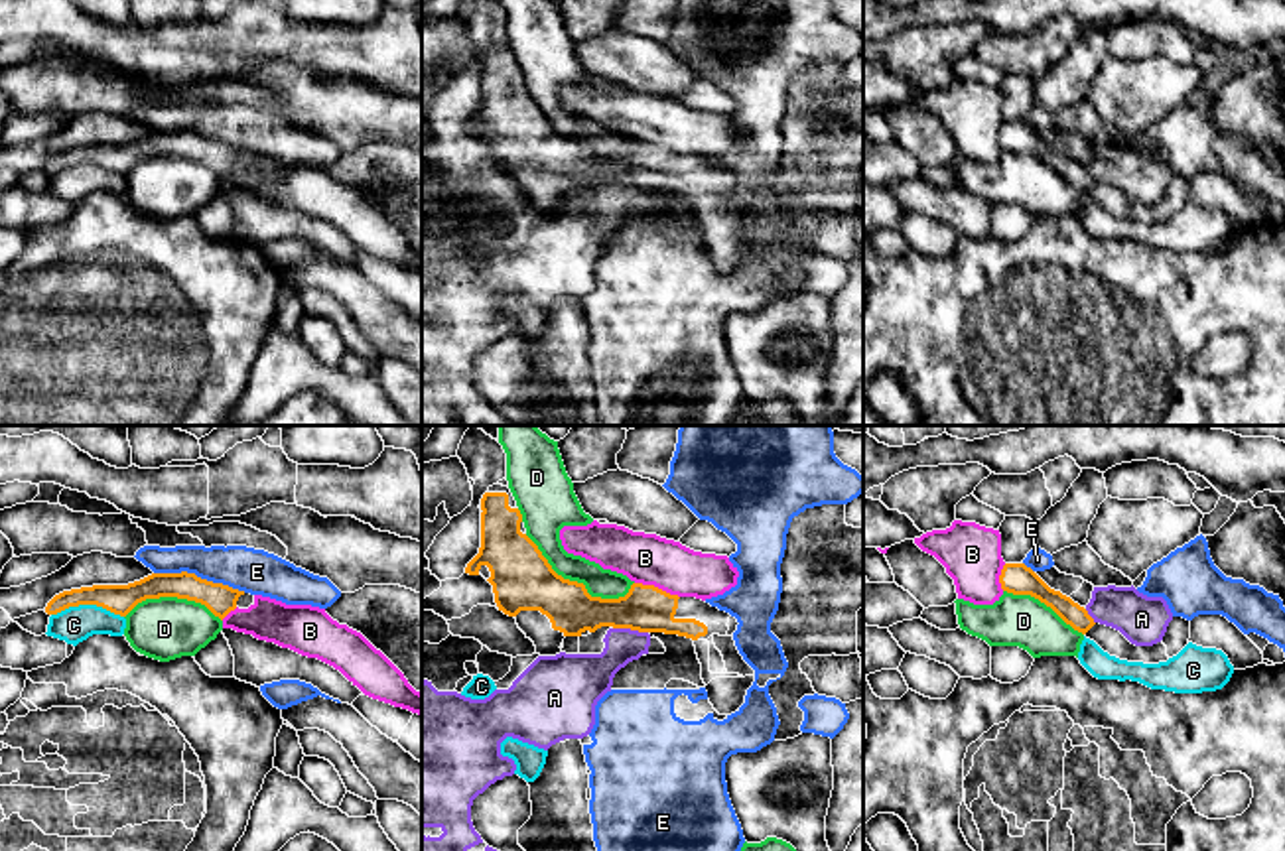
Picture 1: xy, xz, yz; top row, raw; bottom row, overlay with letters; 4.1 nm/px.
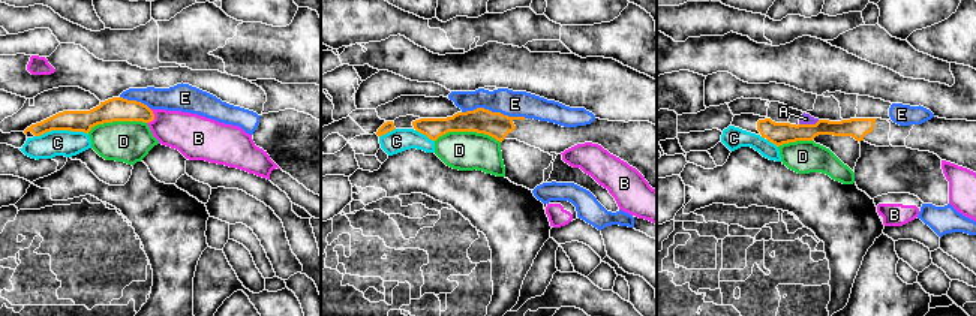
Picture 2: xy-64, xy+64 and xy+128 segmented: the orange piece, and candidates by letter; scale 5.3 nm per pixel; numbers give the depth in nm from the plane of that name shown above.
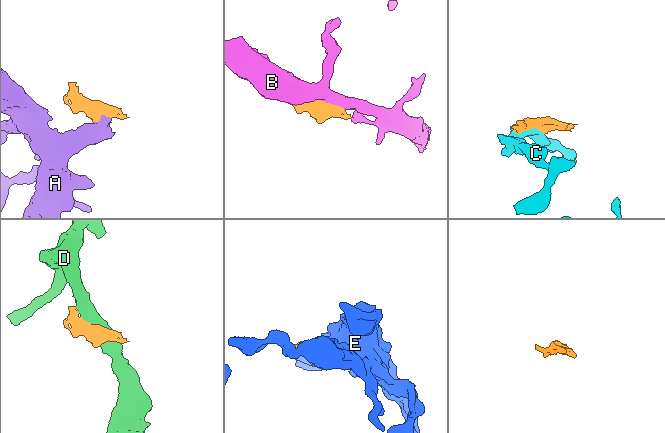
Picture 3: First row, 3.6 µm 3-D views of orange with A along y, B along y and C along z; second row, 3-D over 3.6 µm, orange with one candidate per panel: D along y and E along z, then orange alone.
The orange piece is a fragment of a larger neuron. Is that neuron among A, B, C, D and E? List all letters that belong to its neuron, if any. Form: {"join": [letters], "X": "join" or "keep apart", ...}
{"join": [], "A": "keep apart", "B": "keep apart", "C": "keep apart", "D": "keep apart", "E": "keep apart"}

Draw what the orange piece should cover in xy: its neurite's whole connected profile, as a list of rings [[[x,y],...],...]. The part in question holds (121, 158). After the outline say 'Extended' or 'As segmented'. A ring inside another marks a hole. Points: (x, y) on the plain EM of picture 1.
[[[152,132],[128,144],[93,144],[71,148],[55,154],[47,165],[47,173],[57,173],[69,165],[97,164],[114,173],[126,175],[138,162],[146,158],[177,156],[205,164],[221,179],[238,167],[254,164],[254,154],[213,142],[195,132]]]. Extended

